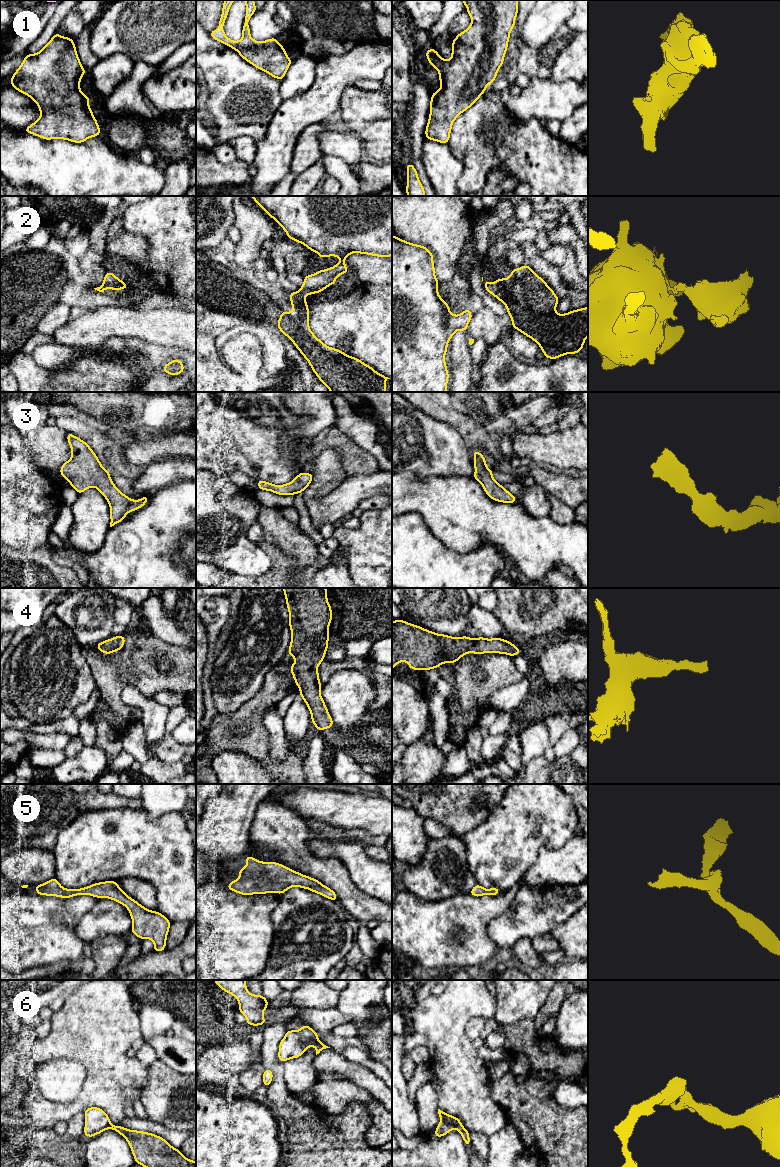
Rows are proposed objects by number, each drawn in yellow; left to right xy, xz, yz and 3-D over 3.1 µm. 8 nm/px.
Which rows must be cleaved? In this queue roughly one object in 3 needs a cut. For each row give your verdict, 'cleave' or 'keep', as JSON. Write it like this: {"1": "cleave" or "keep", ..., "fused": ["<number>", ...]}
{"1": "keep", "2": "cleave", "3": "keep", "4": "keep", "5": "keep", "6": "cleave", "fused": ["2", "6"]}

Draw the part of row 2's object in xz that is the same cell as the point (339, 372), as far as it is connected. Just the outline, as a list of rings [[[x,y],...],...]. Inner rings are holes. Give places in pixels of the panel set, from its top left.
[[[300,291],[290,292],[289,296],[293,311],[282,310],[277,327],[293,342],[330,392],[387,392],[386,381],[390,378],[363,361],[324,344],[309,327],[305,296]]]

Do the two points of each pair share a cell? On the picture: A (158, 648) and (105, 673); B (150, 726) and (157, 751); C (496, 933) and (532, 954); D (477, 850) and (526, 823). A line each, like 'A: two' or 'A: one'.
A: one
B: two
C: two
D: one

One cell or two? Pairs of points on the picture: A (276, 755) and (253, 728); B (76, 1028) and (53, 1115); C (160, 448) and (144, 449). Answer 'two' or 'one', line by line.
A: two
B: one
C: one

